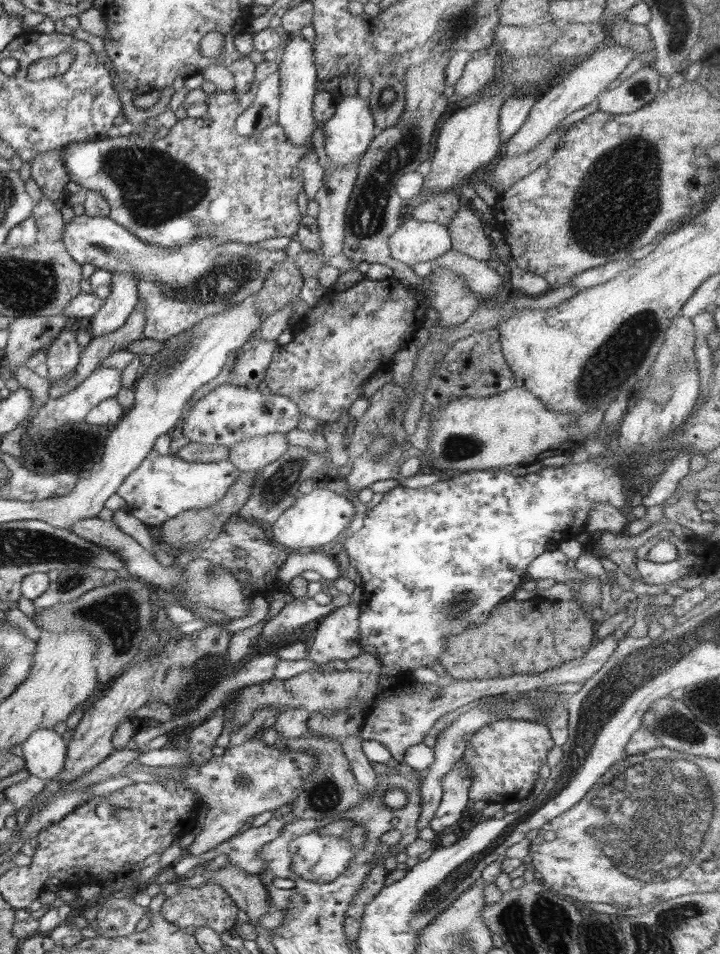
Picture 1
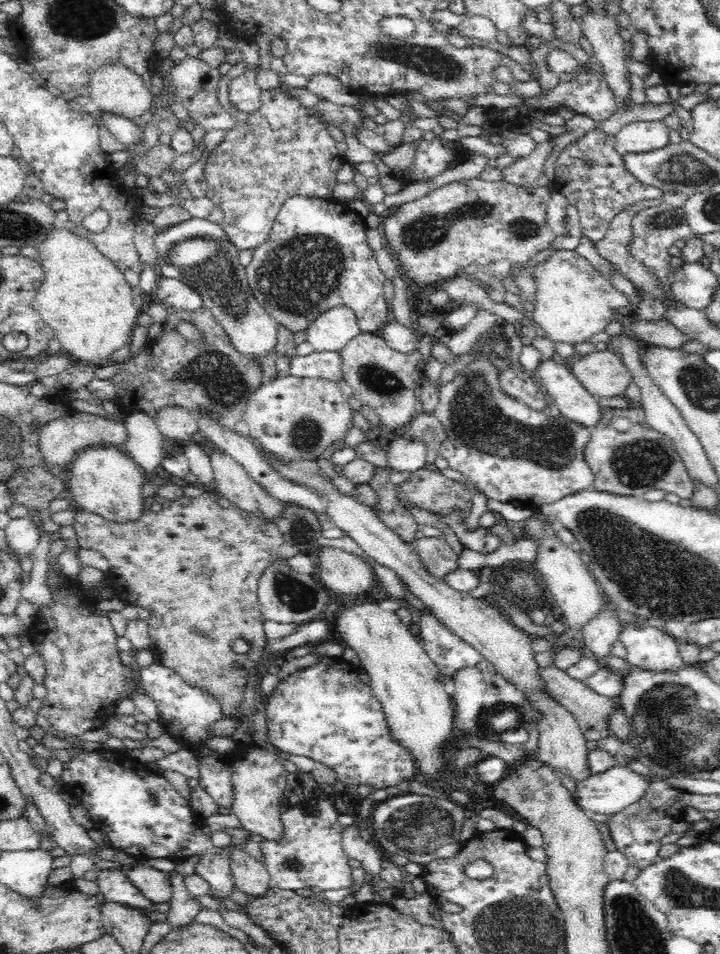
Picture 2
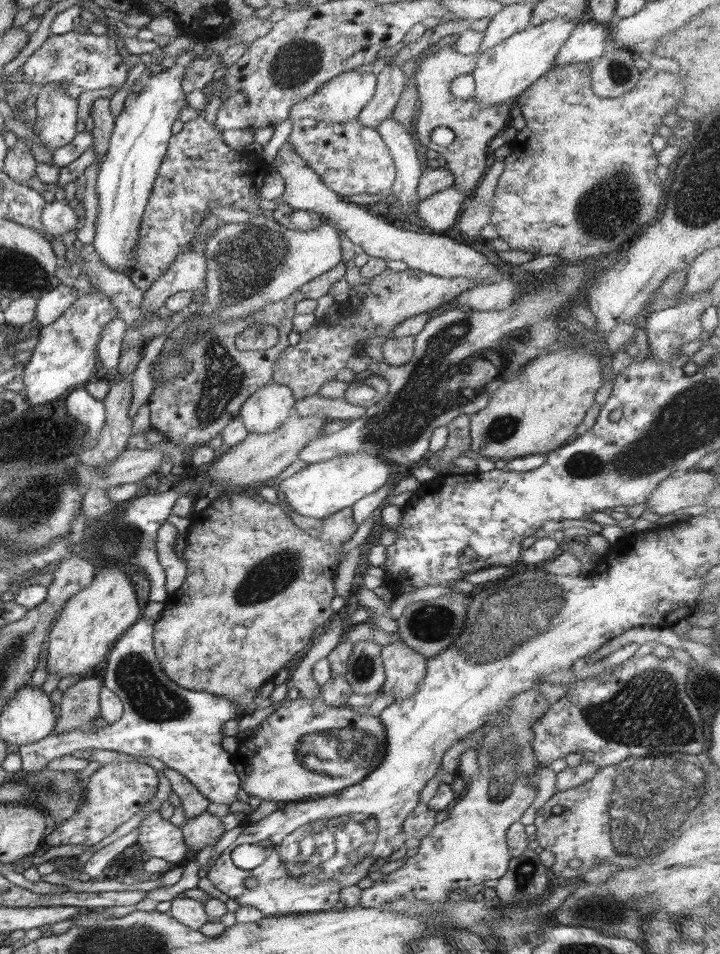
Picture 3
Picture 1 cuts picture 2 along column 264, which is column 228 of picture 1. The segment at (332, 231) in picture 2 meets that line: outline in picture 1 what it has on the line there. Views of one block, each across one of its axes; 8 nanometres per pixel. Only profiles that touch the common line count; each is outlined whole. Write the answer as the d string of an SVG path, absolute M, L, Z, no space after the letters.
M75 216L74 221L66 223L61 241L66 245L72 258L83 264L93 264L98 269L108 272L131 272L137 280L139 301L144 301L143 313L146 324L143 337L164 342L185 330L190 330L195 324L209 316L214 316L227 308L238 305L248 297L256 295L263 287L271 268L287 258L284 249L266 249L263 242L239 243L230 241L217 243L208 235L196 237L187 245L174 248L161 247L145 243L126 228L116 224L115 220L104 216Z

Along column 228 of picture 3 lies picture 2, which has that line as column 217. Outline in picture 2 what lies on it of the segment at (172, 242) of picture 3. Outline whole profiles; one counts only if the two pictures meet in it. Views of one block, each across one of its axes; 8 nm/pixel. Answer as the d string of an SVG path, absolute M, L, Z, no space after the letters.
M238 62L221 79L218 90L220 105L236 119L236 126L223 134L223 141L211 152L205 166L206 197L214 202L214 206L223 210L222 228L228 240L239 251L256 250L268 240L280 206L291 196L326 199L338 182L336 180L338 170L346 163L343 154L338 151L337 142L328 133L324 123L318 121L318 113L310 107L304 107L296 98L280 89L264 91L261 95L260 108L254 112L244 114L236 109L228 100L229 87L232 80L241 78L249 70L246 63Z

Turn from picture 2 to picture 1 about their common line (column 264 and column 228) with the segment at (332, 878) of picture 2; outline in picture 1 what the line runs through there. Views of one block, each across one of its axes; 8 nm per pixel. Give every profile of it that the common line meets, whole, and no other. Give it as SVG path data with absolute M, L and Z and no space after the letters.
M292 812L281 817L273 816L262 826L250 827L242 833L237 833L213 848L211 853L214 856L226 854L229 860L226 865L231 864L250 875L258 875L265 868L263 860L259 857L259 851L281 834L281 830L295 817Z

